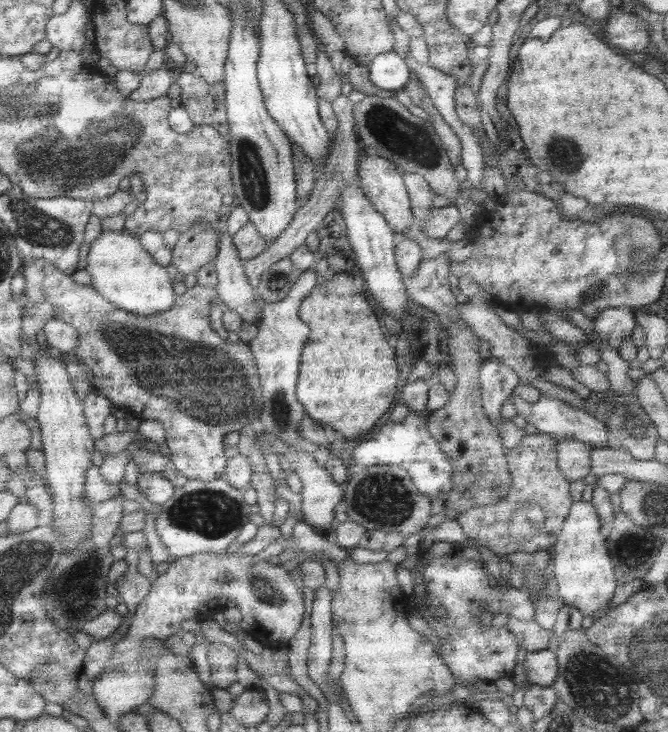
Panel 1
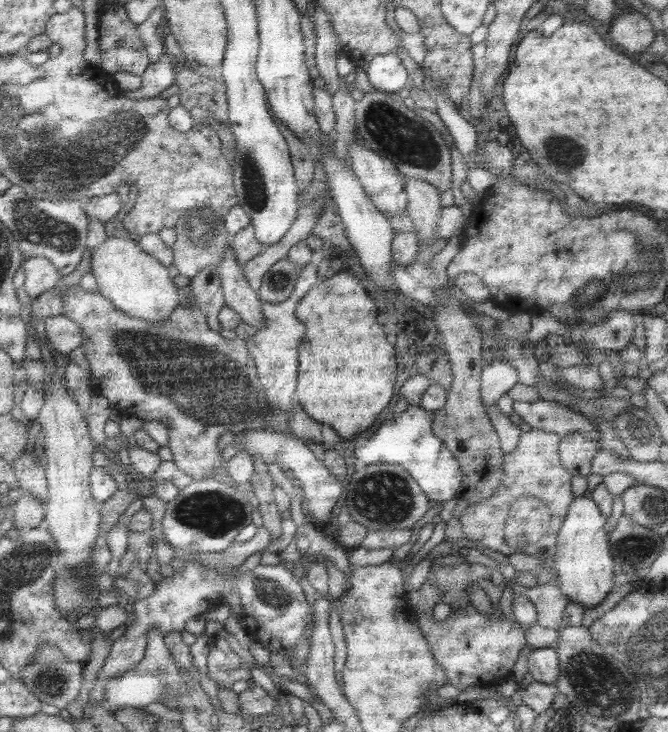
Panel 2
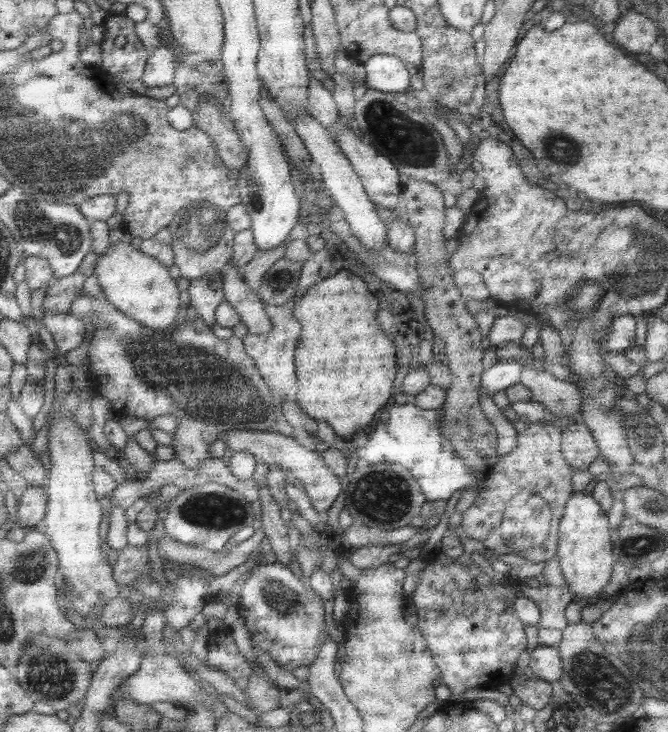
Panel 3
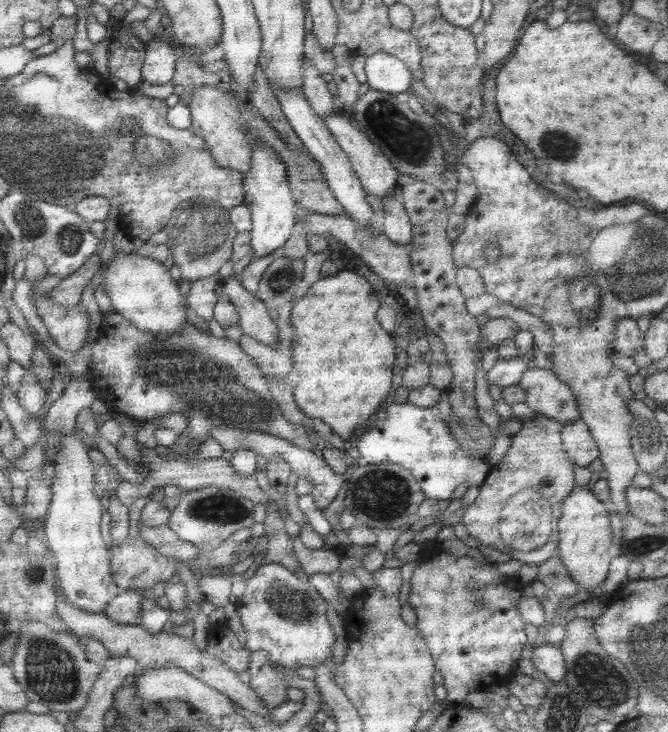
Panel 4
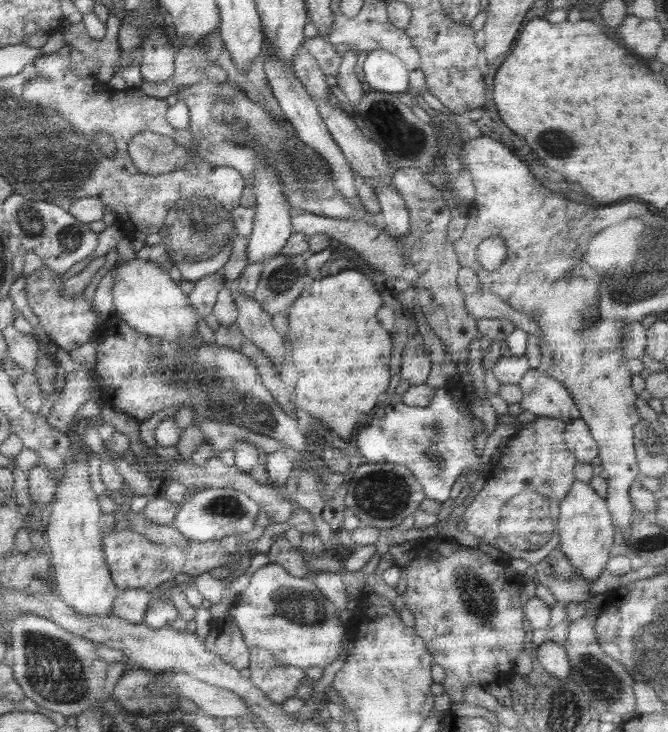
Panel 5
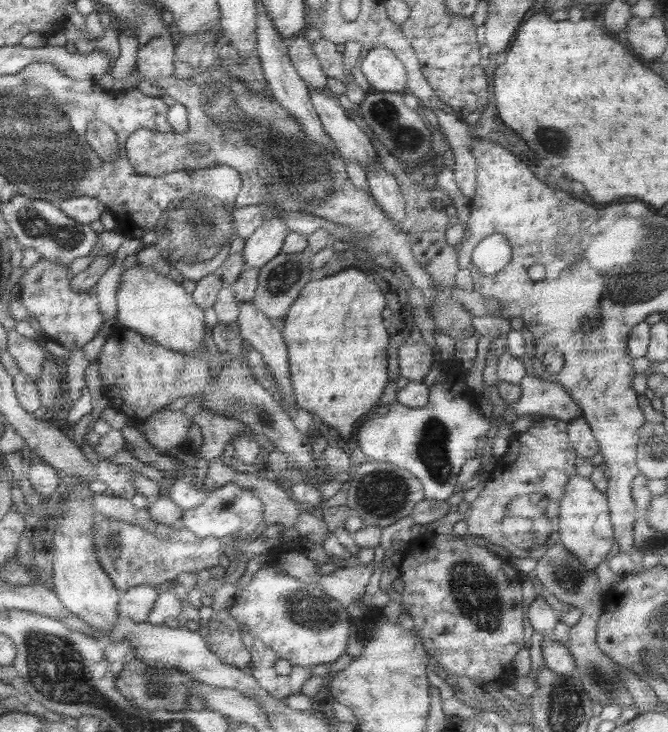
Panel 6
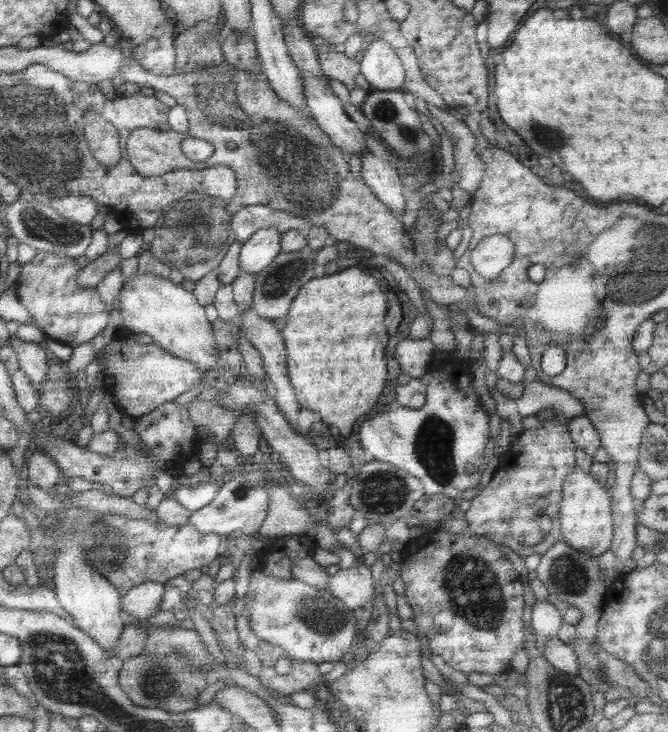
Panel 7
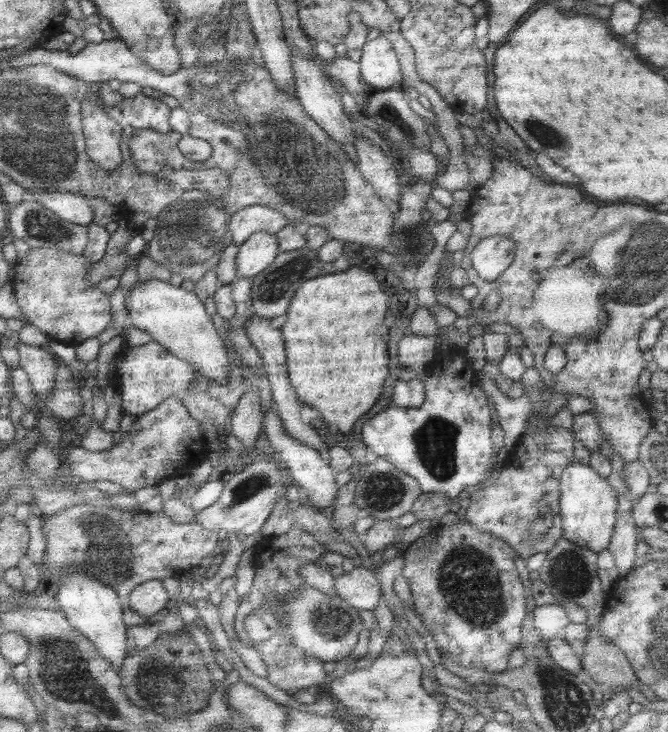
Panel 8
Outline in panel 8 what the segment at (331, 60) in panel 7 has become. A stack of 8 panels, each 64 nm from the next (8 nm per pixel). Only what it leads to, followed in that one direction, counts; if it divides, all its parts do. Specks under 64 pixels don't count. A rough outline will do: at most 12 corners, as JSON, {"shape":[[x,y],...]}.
{"shape":[[349,58],[323,62],[329,78],[339,80],[357,108],[377,90],[361,84],[359,64]]}

